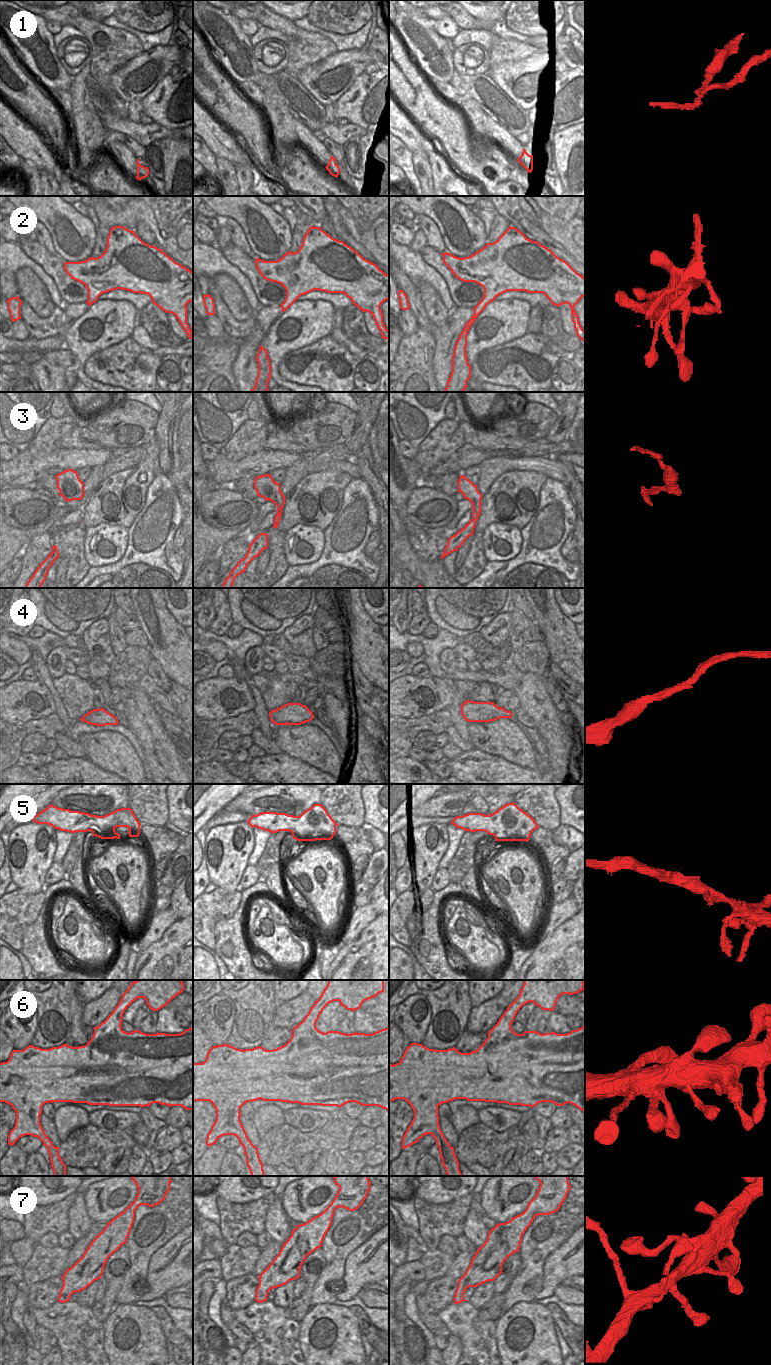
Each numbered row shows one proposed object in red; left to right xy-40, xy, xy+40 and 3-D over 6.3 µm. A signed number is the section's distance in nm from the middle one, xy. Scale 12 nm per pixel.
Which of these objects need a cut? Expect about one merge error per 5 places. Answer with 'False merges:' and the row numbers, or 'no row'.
False merges: 1

